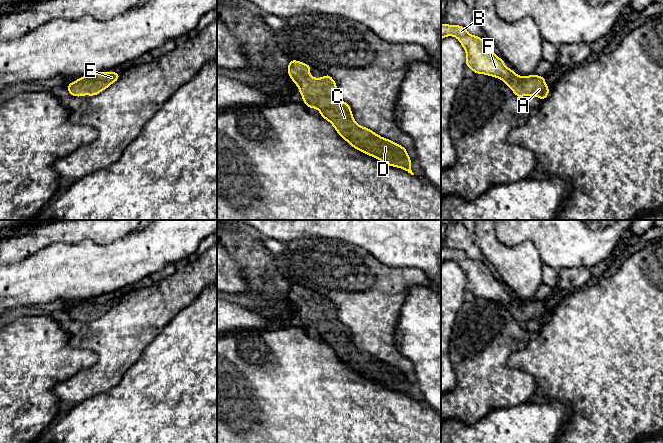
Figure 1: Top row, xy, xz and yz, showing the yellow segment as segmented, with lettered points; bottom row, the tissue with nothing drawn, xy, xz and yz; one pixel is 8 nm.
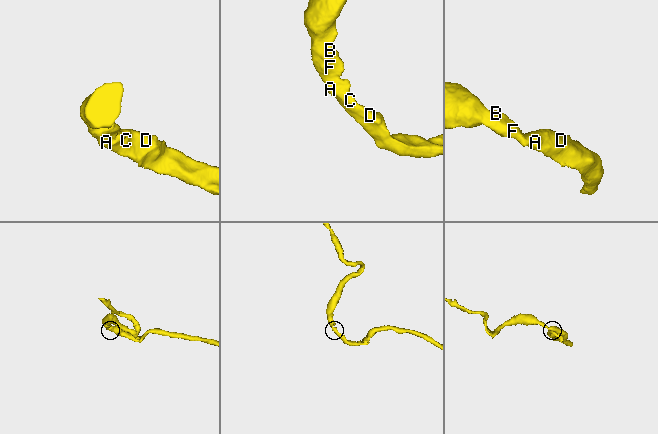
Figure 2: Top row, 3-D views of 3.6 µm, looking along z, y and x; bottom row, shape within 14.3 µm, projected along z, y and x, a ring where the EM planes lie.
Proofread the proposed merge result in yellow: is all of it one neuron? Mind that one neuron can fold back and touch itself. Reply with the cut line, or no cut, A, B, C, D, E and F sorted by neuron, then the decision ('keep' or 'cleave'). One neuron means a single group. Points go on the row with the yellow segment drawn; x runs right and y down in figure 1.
cut none; groups A B C D E F; keep

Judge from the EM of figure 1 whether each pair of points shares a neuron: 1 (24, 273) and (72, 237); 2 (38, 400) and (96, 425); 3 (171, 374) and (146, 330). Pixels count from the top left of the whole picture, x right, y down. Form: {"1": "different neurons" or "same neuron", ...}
{"1": "different neurons", "2": "different neurons", "3": "different neurons"}

